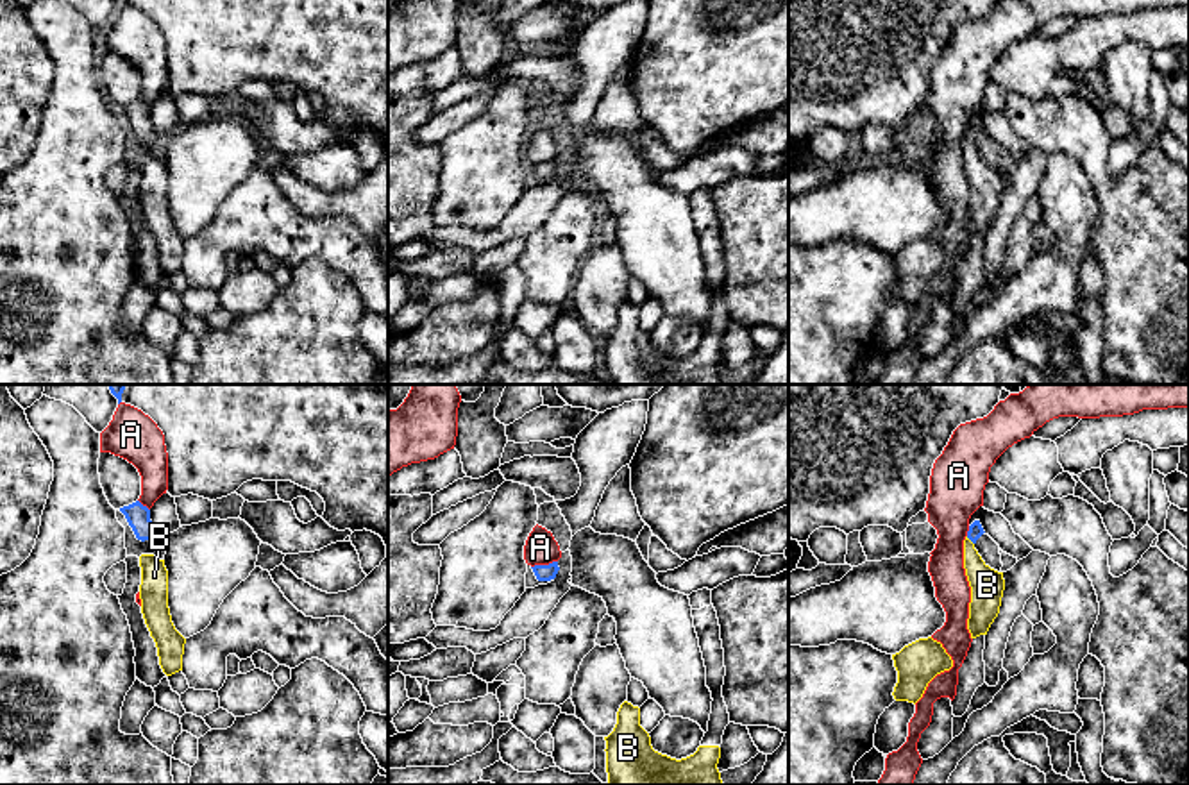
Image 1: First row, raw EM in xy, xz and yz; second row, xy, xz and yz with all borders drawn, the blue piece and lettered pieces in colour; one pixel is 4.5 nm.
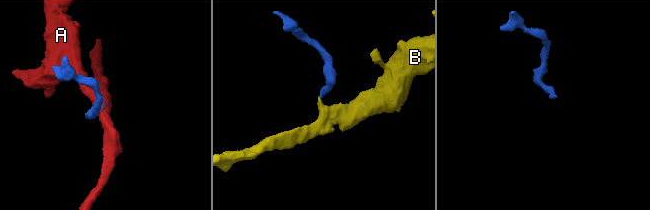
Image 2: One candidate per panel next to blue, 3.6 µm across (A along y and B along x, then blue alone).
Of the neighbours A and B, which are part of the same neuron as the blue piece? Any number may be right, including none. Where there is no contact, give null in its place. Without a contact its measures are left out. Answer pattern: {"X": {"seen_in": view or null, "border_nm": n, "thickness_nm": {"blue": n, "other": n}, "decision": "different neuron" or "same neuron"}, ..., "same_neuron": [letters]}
{"A": {"seen_in": "xz", "border_nm": 120, "thickness_nm": {"blue": 80, "other": 150}, "decision": "different neuron"}, "B": {"seen_in": "yz", "border_nm": 50, "thickness_nm": {"blue": 70, "other": 150}, "decision": "same neuron"}, "same_neuron": ["B"]}

